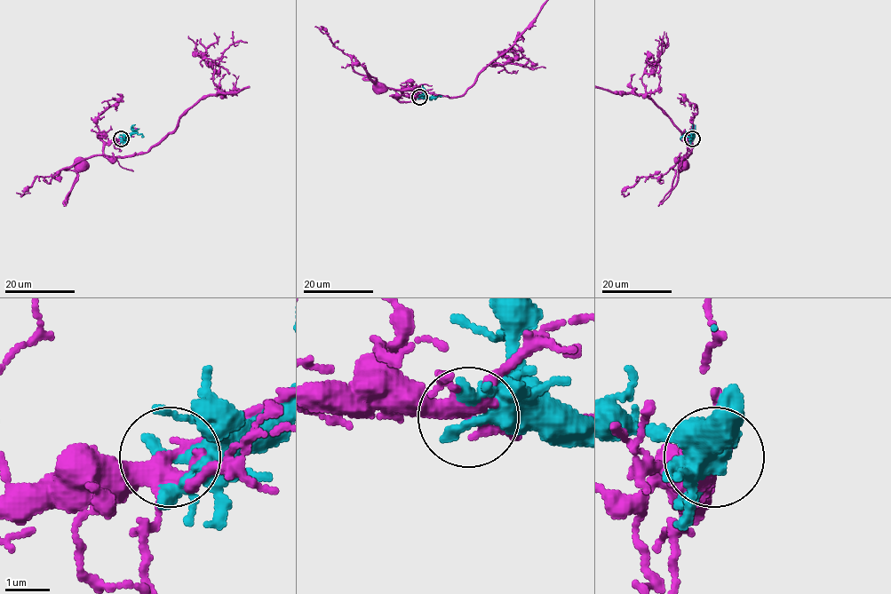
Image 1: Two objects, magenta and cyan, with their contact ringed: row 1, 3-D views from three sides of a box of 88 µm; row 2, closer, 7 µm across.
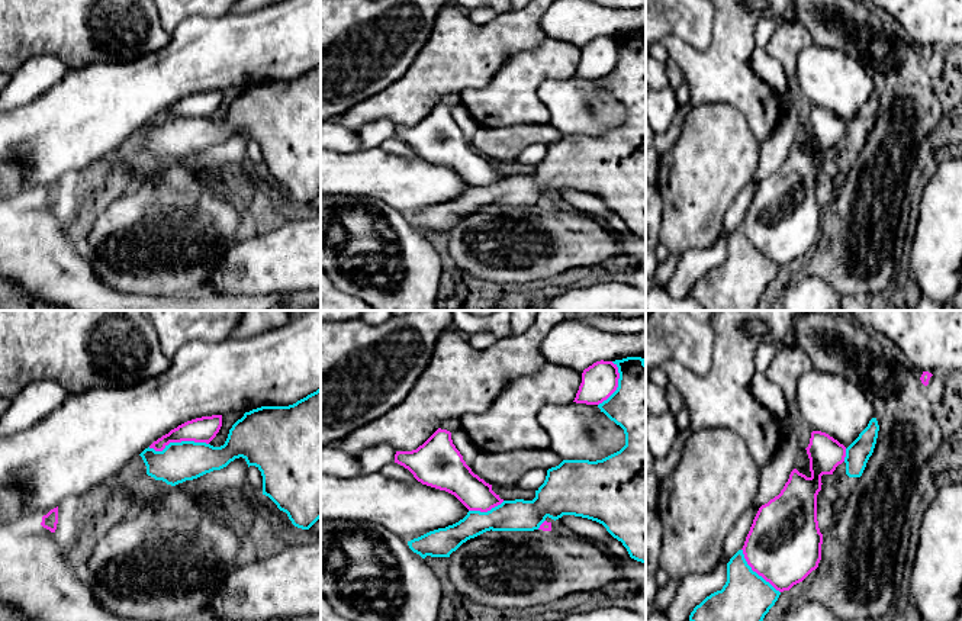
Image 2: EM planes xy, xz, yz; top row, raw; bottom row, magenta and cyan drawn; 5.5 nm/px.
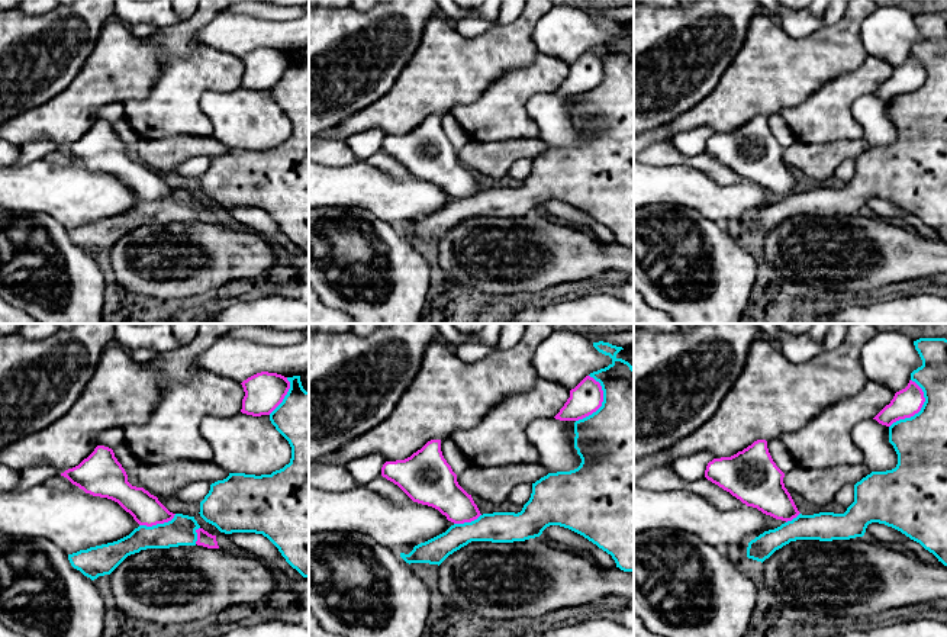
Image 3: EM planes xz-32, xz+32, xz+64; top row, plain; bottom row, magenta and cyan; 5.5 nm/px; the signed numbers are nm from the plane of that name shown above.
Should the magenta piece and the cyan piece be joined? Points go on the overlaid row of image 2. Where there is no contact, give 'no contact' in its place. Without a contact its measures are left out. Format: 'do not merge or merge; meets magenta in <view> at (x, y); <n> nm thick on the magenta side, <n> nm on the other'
do not merge; meets magenta in xy at (177, 441); 140 nm thick on the magenta side, 220 nm on the other

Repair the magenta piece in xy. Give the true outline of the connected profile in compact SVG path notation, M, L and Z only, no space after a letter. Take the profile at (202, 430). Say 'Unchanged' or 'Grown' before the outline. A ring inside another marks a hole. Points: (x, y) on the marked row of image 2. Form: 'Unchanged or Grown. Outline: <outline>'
Unchanged. Outline: M222 415L187 421L154 441L149 448L163 451L170 443L194 441L209 444L222 427Z

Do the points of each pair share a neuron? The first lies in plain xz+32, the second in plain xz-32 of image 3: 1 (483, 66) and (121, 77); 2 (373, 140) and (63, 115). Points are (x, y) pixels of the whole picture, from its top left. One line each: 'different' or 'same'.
1: same
2: different

